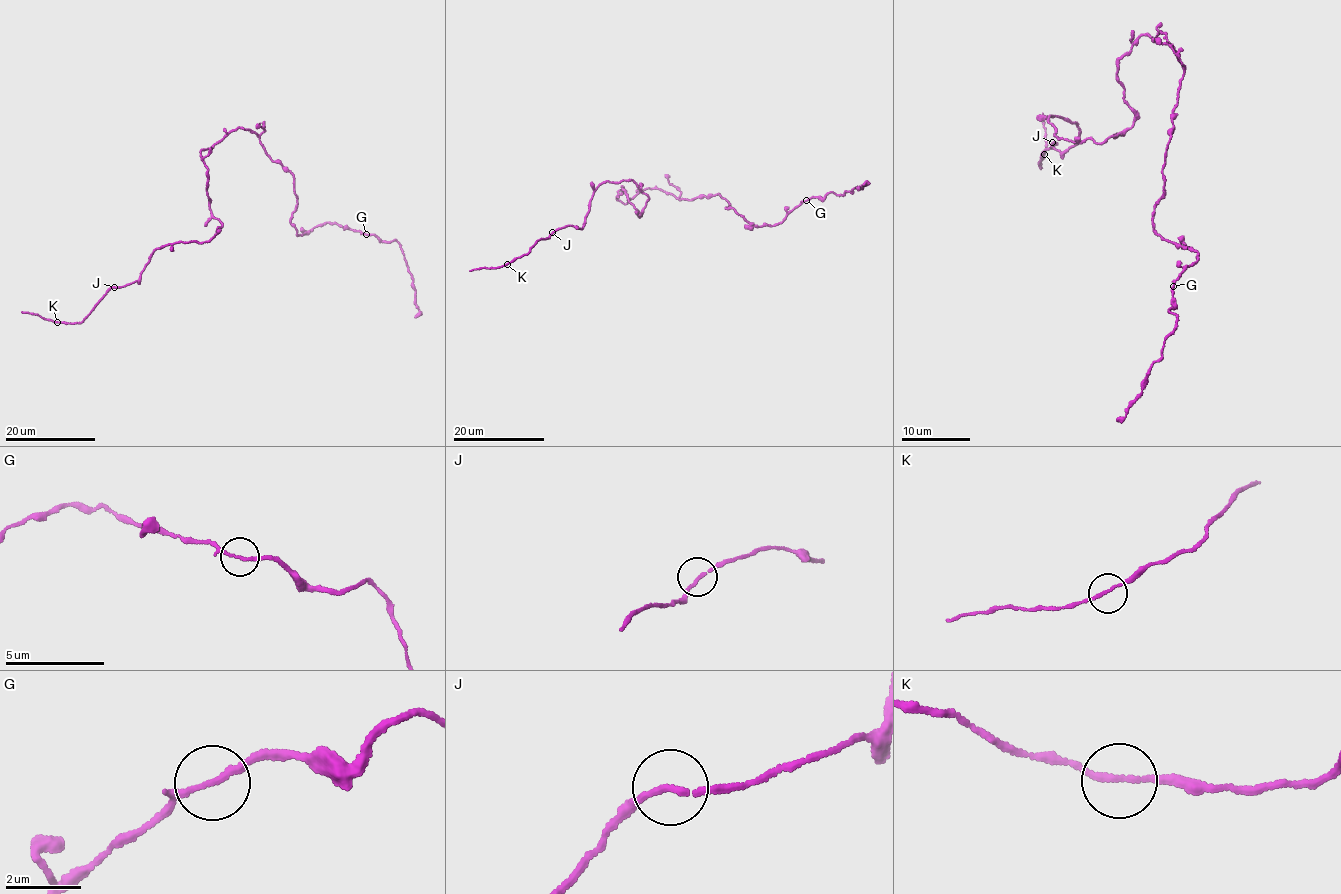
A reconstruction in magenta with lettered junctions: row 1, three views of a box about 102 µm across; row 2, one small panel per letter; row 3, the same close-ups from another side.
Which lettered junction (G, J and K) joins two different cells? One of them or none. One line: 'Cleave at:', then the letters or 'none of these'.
Cleave at: none of these

